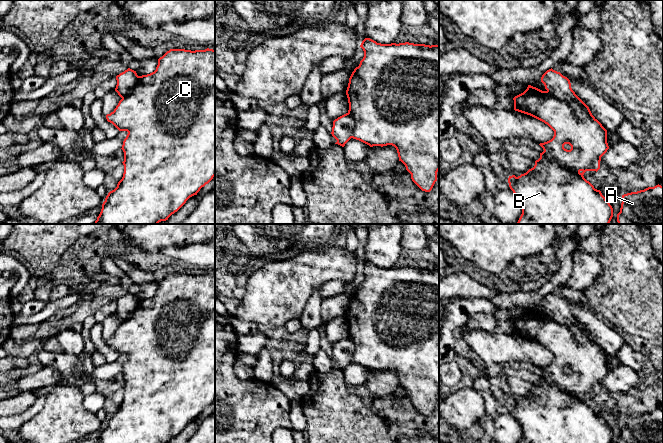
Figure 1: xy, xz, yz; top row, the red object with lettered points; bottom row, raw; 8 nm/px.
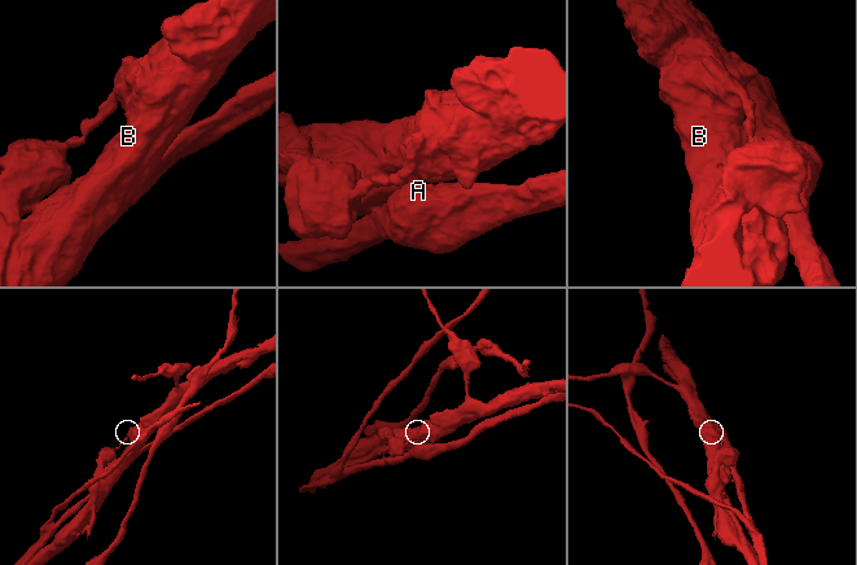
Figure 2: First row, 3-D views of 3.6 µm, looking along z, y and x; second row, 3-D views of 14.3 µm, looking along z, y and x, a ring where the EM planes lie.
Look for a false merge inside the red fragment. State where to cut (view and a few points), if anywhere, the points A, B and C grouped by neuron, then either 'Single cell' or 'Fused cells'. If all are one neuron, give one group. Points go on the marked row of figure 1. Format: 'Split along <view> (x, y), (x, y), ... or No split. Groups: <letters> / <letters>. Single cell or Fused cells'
Split along yz (546, 91), (559, 99), (567, 101), (578, 118), (594, 118). Groups: A / B C. Fused cells

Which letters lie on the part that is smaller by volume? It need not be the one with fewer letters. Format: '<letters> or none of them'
A

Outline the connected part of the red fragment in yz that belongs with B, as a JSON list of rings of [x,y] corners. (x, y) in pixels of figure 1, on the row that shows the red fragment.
[[[531,85],[513,100],[515,111],[544,122],[554,131],[551,140],[539,144],[544,151],[540,153],[534,167],[518,177],[512,175],[508,178],[510,189],[522,204],[522,214],[516,224],[609,224],[613,217],[612,206],[601,191],[595,189],[583,176],[586,171],[597,172],[600,169],[601,157],[609,149],[607,130],[595,118],[578,119],[569,102],[559,100],[547,91]]]

